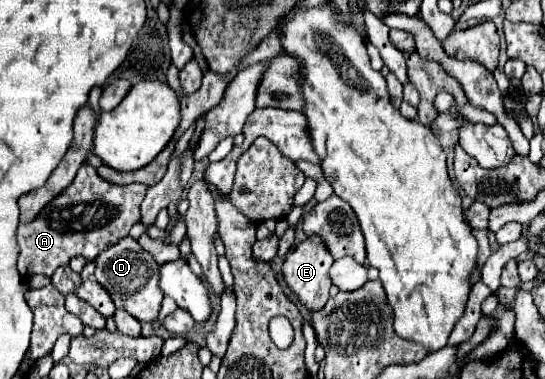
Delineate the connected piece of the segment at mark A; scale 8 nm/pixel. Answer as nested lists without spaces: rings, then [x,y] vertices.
[[[81,165],[67,189],[49,201],[31,223],[19,225],[17,243],[21,253],[17,269],[21,277],[27,279],[33,273],[51,277],[57,267],[69,265],[69,259],[75,255],[95,261],[95,257],[107,249],[107,245],[113,245],[129,235],[131,227],[139,221],[139,205],[145,193],[147,187],[141,183],[113,185],[103,181],[93,167]]]

